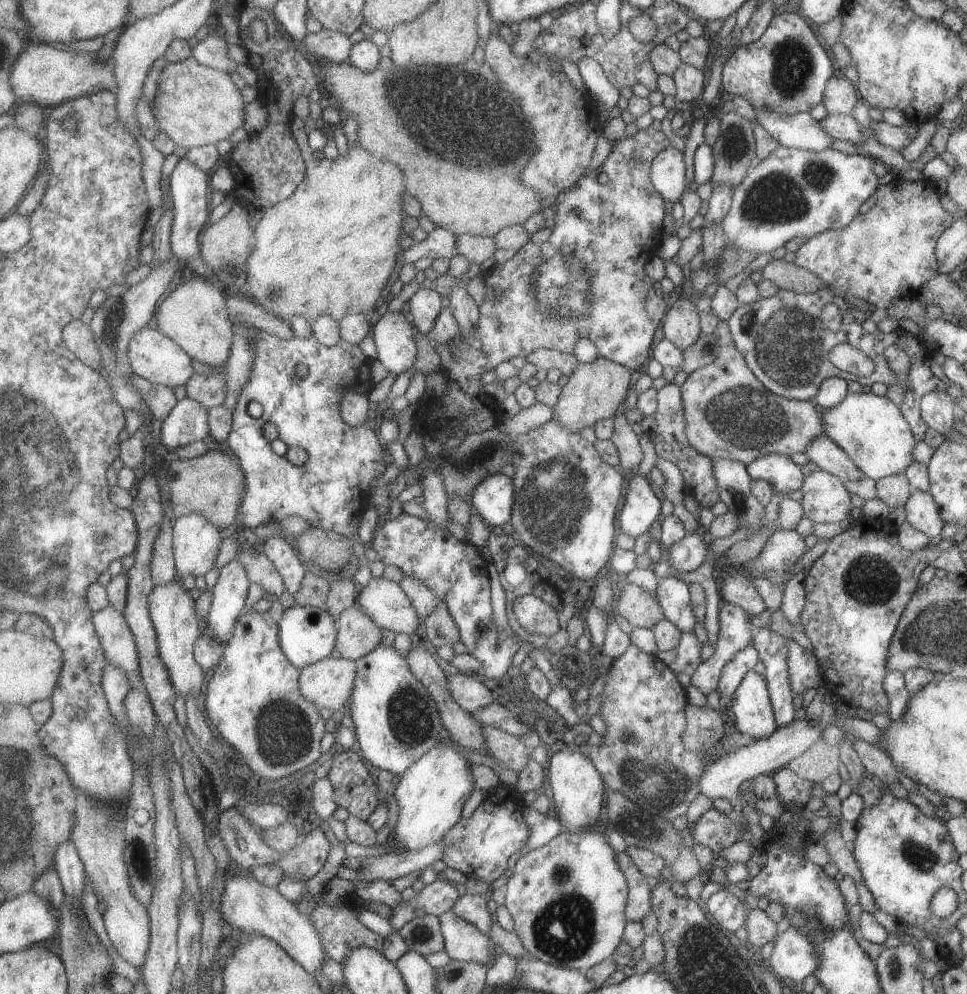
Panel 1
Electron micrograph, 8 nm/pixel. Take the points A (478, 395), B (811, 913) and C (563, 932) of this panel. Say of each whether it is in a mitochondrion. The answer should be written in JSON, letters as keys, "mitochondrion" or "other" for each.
{"A":"other","B":"mitochondrion","C":"mitochondrion"}

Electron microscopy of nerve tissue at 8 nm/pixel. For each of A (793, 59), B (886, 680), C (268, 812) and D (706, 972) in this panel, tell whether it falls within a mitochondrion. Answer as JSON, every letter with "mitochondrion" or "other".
{"A":"mitochondrion","B":"other","C":"other","D":"mitochondrion"}

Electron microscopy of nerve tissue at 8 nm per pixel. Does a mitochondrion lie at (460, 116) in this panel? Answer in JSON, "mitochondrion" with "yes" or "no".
{"mitochondrion":"yes"}

